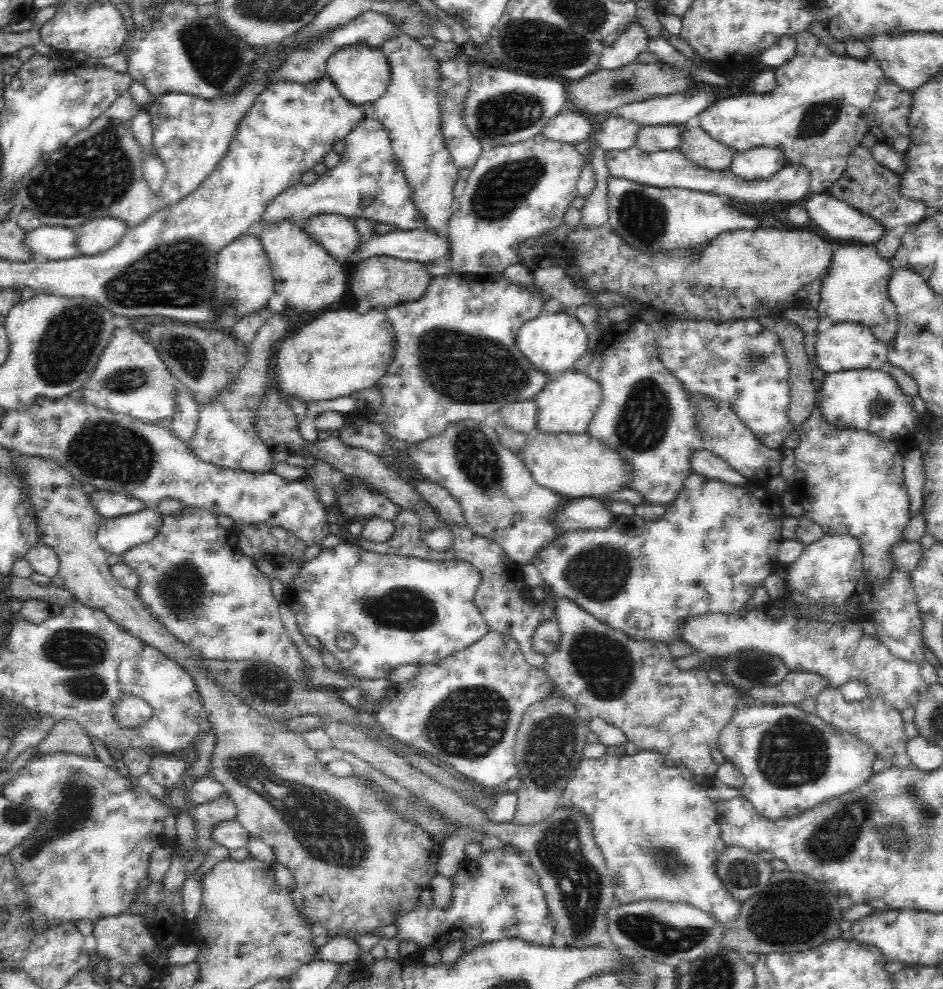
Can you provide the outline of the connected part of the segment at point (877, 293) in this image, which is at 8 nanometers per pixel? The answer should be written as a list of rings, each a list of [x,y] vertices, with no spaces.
[[[837,244],[832,256],[832,263],[828,275],[822,280],[820,301],[817,307],[819,314],[817,332],[824,332],[836,323],[860,323],[872,329],[872,333],[886,345],[894,342],[897,329],[897,312],[894,303],[888,296],[888,284],[895,272],[888,259],[880,257],[880,253],[872,244]]]

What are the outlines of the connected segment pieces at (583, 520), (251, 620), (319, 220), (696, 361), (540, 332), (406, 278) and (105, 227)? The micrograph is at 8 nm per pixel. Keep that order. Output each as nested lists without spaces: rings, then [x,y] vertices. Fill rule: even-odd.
[[[586,497],[575,499],[556,514],[554,525],[562,532],[610,528],[614,514],[604,500]]]
[[[184,507],[182,514],[179,516],[163,515],[162,526],[154,535],[154,538],[152,538],[151,541],[140,543],[138,546],[127,550],[123,554],[123,559],[138,575],[138,586],[135,591],[138,593],[138,599],[144,603],[144,607],[146,607],[146,609],[158,619],[158,622],[162,623],[178,641],[190,647],[190,649],[198,653],[199,656],[208,660],[232,662],[255,660],[270,662],[281,671],[284,671],[286,676],[295,682],[302,683],[305,681],[306,661],[300,656],[298,647],[294,645],[294,641],[290,639],[288,631],[284,628],[284,623],[282,623],[282,619],[280,618],[278,601],[274,599],[274,595],[272,595],[270,589],[270,579],[258,569],[258,566],[251,557],[242,554],[241,549],[237,546],[235,535],[230,530],[225,531],[221,529],[217,517],[213,516],[212,512],[204,509],[196,509],[196,507]]]
[[[341,215],[316,216],[302,226],[310,238],[328,254],[345,262],[350,261],[351,255],[359,250],[363,239],[353,220]]]
[[[745,319],[714,322],[677,320],[656,326],[656,351],[664,366],[674,374],[690,394],[730,405],[733,413],[756,438],[770,449],[782,449],[784,440],[795,431],[789,423],[788,361],[783,343],[776,332],[763,328],[756,336],[746,334]]]
[[[549,312],[525,322],[516,336],[516,347],[540,372],[553,376],[562,370],[574,370],[576,362],[588,351],[588,334],[578,319],[569,312]]]
[[[373,256],[360,261],[354,268],[354,274],[348,278],[352,294],[356,298],[364,298],[366,304],[372,304],[372,308],[380,310],[422,298],[433,280],[433,276],[428,273],[427,266],[389,256]]]
[[[96,218],[75,229],[77,235],[77,246],[79,254],[84,256],[96,256],[104,251],[110,250],[116,246],[127,232],[127,225],[118,218]]]

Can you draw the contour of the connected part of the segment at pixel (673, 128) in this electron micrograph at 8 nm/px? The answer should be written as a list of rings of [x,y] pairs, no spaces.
[[[684,125],[641,126],[636,136],[636,146],[641,151],[678,151],[682,144]]]

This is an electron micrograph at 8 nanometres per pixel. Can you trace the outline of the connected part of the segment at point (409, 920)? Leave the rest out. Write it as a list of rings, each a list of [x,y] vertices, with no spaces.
[[[506,845],[491,851],[483,851],[478,861],[465,859],[458,870],[451,878],[453,891],[449,907],[440,909],[435,904],[424,905],[418,902],[411,911],[398,913],[394,922],[397,928],[396,940],[399,940],[401,944],[404,940],[415,942],[418,950],[433,946],[436,950],[442,951],[446,944],[456,939],[463,942],[463,952],[470,952],[476,946],[502,939],[520,939],[542,946],[552,945],[552,935],[556,930],[552,928],[548,918],[548,905],[539,884],[539,876],[531,865],[520,857],[516,847]]]

